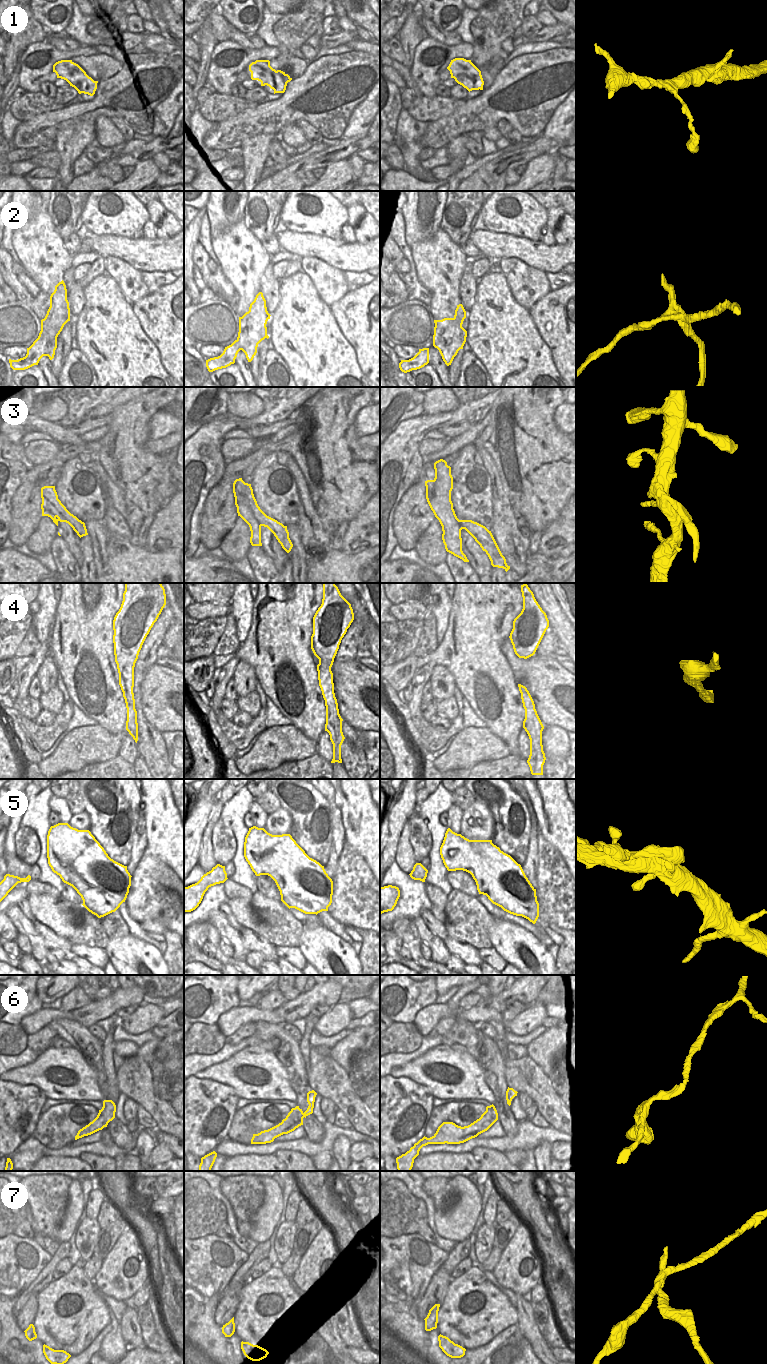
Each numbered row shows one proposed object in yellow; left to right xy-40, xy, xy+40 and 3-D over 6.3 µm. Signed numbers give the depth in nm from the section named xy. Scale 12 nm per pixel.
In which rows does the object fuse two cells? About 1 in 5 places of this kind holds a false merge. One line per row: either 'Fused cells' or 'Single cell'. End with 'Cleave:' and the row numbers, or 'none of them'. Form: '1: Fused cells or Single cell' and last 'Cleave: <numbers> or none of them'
1: Single cell
2: Fused cells
3: Single cell
4: Single cell
5: Single cell
6: Single cell
7: Single cell
Cleave: 2

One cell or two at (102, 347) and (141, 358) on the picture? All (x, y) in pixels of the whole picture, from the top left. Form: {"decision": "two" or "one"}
{"decision": "one"}

